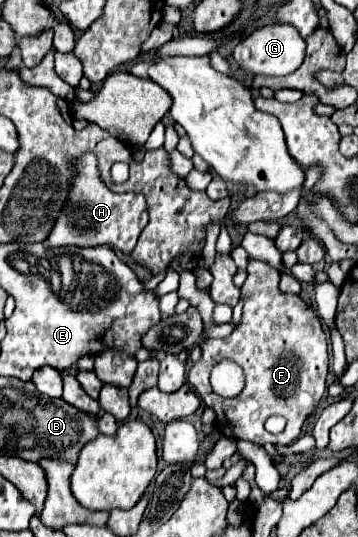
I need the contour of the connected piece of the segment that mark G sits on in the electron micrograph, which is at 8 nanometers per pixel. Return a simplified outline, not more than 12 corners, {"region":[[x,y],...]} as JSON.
{"region":[[291,24],[253,30],[233,60],[249,74],[299,68],[305,40]]}

